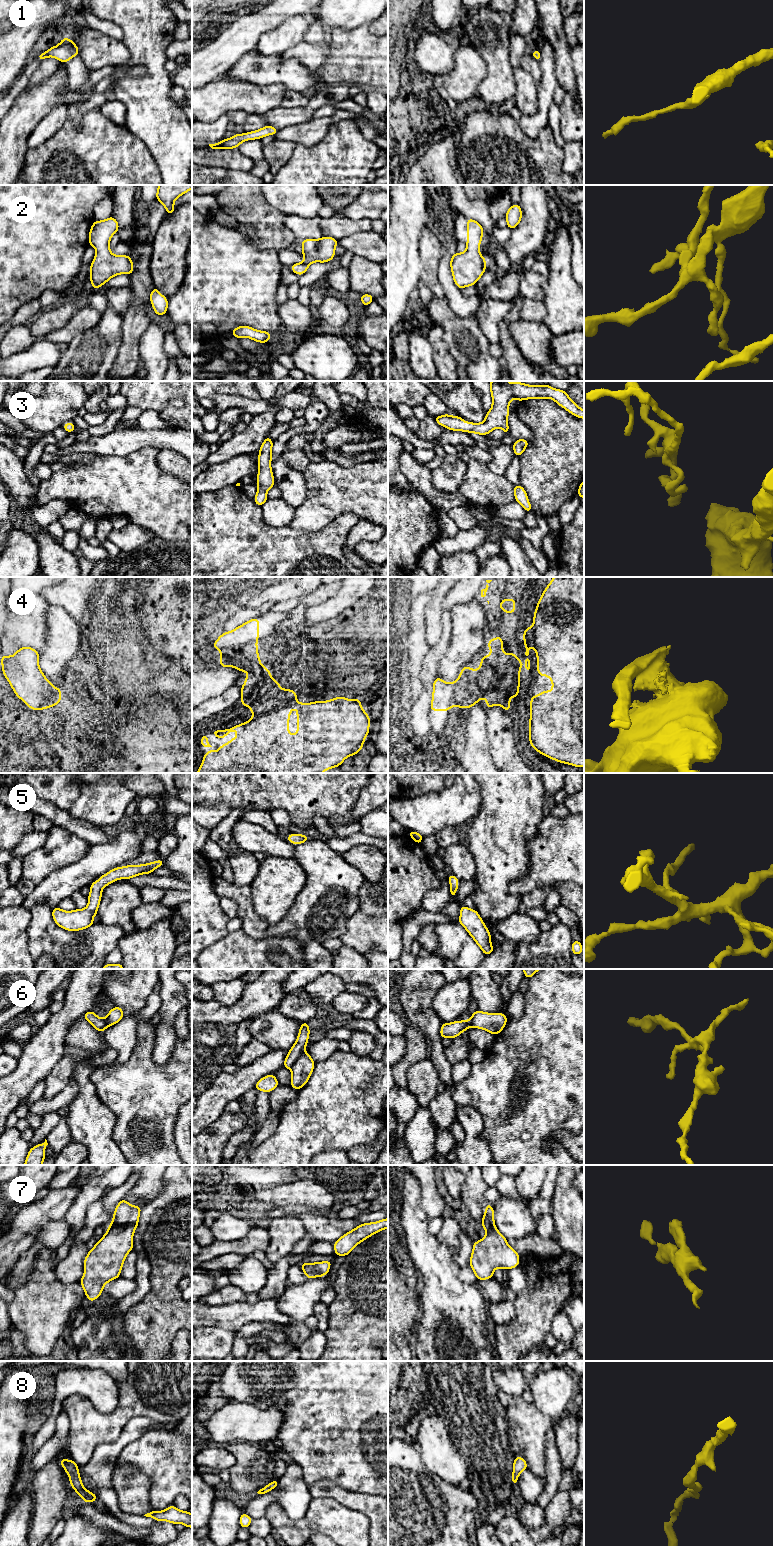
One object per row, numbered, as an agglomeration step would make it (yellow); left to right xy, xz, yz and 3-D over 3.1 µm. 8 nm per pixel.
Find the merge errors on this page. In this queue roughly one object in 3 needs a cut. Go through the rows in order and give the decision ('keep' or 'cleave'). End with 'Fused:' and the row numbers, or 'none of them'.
1: keep
2: keep
3: keep
4: cleave
5: keep
6: cleave
7: keep
8: keep
Fused: 4, 6

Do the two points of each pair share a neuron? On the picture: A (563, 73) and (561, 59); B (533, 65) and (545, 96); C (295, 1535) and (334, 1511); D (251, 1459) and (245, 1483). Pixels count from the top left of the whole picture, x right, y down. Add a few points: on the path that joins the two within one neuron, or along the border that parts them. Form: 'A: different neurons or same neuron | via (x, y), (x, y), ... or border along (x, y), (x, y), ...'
A: same neuron | via (563, 70), (563, 62)
B: different neurons | border along (539, 62), (541, 82), (537, 86)
C: same neuron | via (305, 1528), (324, 1516)
D: same neuron | via (251, 1465), (251, 1472), (246, 1477)

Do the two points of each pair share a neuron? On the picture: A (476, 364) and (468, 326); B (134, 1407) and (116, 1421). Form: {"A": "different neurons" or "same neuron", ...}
{"A": "same neuron", "B": "same neuron"}

